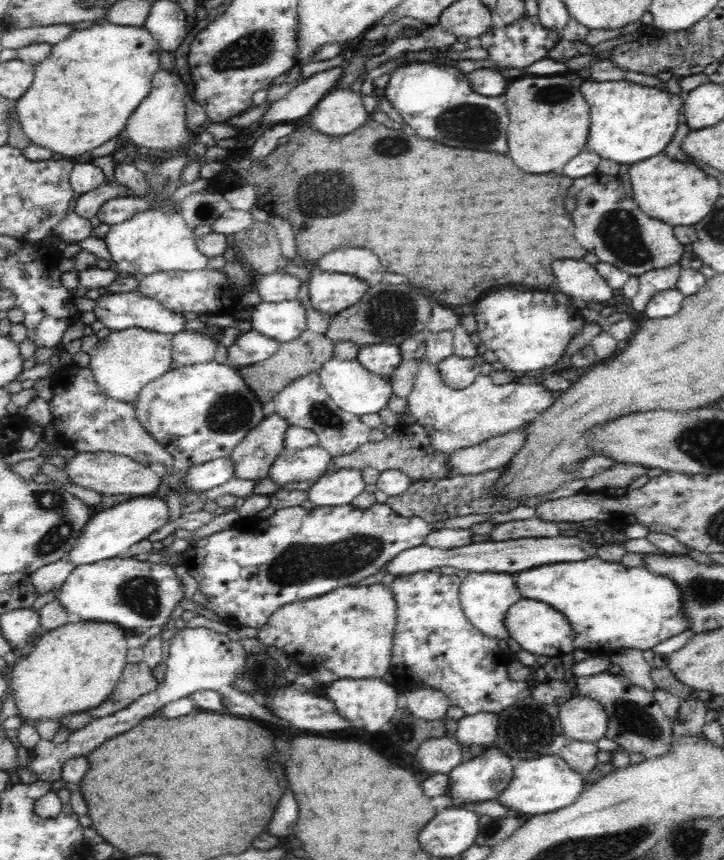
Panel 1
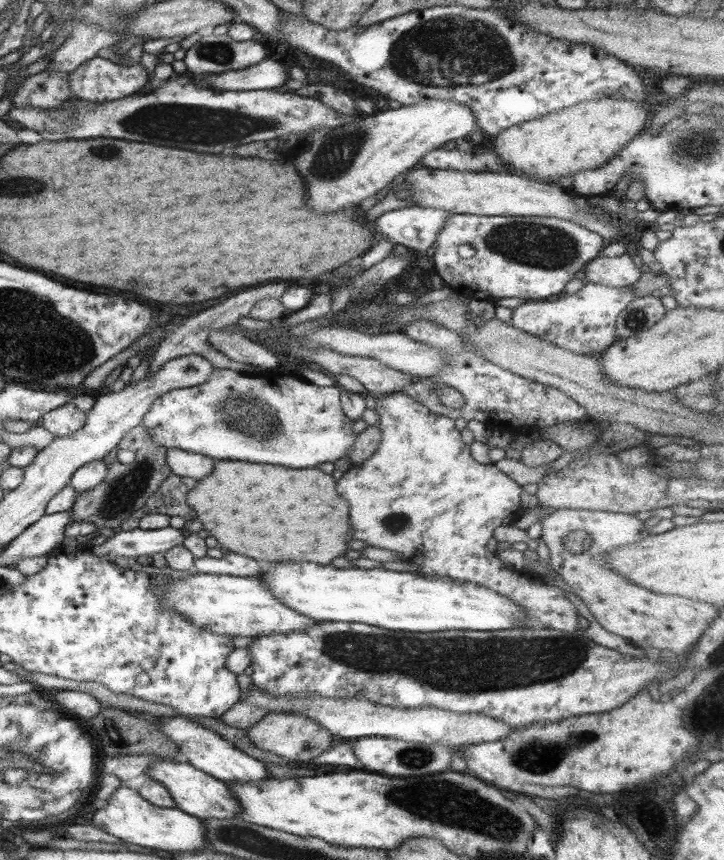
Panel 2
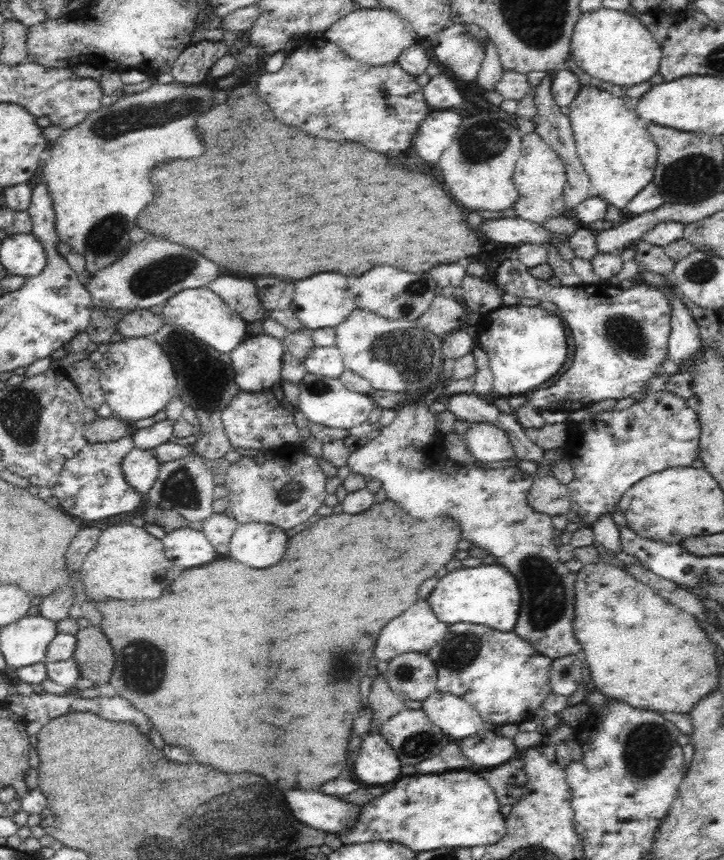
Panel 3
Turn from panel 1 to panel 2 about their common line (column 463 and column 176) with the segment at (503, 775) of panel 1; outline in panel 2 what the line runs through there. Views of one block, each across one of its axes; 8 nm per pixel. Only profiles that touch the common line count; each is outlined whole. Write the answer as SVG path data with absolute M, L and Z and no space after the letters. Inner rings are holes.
M182 758L180 760L156 760L146 773L168 789L175 807L182 812L187 812L201 820L236 818L240 814L240 801L236 800L236 795L232 795L227 783L210 776L203 770L194 768L194 765L188 764Z

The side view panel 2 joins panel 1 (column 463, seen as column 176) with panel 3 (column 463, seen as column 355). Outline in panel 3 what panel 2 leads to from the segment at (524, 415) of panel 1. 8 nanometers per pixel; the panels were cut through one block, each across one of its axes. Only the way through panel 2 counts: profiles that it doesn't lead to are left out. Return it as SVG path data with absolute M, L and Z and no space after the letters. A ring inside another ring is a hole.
M486 421L471 422L463 434L468 452L480 463L498 462L515 457L510 437L498 425Z

